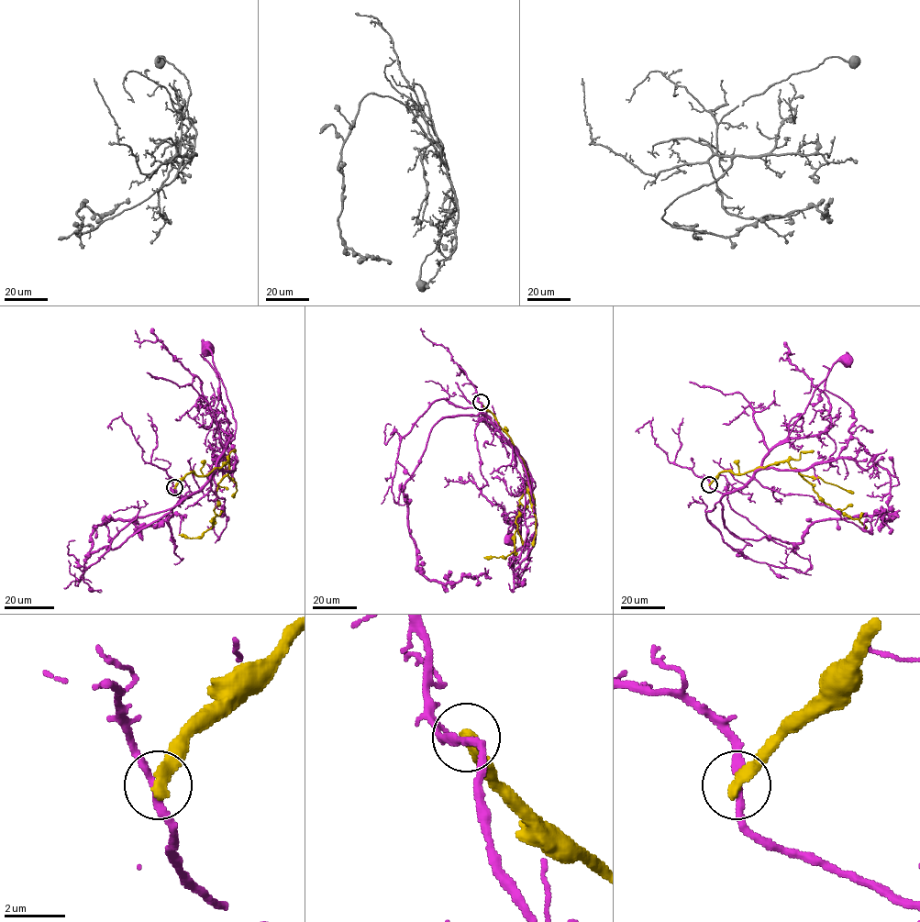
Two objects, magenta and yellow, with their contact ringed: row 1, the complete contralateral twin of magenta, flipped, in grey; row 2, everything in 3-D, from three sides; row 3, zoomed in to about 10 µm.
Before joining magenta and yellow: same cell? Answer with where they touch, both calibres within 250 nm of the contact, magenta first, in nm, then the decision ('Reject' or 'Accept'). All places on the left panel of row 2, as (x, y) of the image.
Place: (174, 487). Thickness 240 nm (magenta) against 360 nm. Reject

